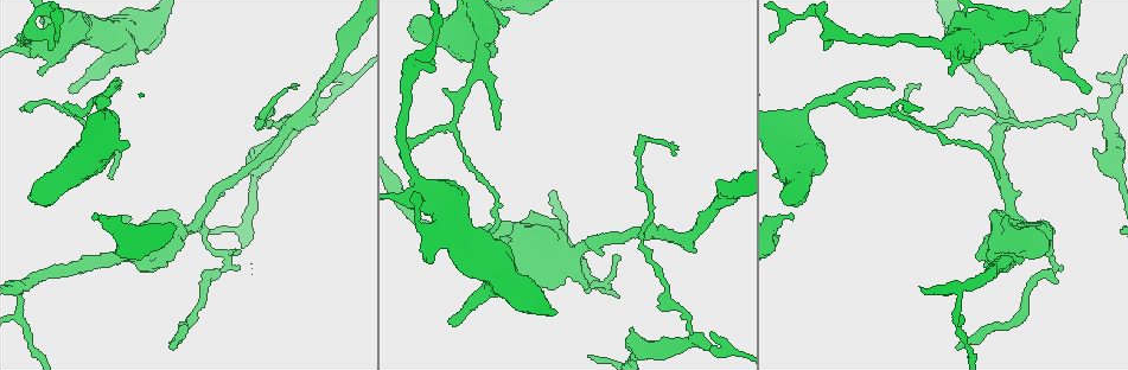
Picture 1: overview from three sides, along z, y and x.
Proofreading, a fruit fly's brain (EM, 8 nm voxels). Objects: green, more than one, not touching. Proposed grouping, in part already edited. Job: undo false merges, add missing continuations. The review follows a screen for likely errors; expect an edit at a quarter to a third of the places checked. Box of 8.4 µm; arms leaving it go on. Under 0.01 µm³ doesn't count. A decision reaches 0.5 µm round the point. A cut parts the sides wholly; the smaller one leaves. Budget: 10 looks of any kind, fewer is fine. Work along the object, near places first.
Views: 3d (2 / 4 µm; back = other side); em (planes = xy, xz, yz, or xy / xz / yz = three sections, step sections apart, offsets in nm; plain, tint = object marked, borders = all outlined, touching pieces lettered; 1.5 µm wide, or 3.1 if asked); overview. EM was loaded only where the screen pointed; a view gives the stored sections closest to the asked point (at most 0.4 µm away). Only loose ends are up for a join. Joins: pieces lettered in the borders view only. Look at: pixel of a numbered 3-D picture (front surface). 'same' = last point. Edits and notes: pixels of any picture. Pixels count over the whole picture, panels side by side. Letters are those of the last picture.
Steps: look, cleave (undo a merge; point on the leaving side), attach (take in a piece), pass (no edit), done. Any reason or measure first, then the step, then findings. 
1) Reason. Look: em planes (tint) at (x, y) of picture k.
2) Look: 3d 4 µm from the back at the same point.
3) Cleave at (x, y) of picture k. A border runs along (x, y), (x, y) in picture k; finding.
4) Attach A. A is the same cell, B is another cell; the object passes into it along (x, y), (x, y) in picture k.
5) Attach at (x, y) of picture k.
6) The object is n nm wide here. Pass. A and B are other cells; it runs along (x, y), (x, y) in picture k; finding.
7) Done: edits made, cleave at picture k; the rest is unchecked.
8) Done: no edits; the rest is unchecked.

An open end. Look: em planes (plain) at (951, 72) of picture 1.

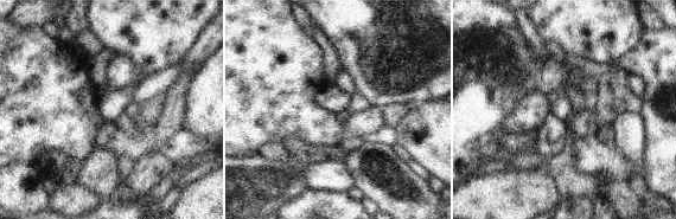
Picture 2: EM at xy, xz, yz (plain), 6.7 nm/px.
Look: em planes (borders) at the same point.

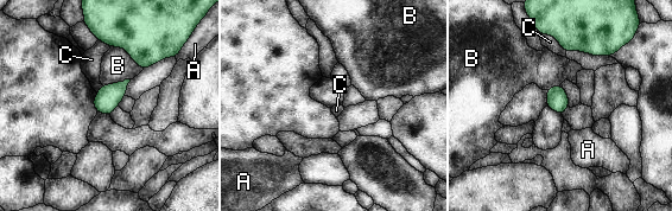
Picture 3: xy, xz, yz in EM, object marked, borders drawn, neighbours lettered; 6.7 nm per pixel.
Pass. A, B and C are other cells; a border runs along (538, 31), (551, 34), (565, 52) in picture 3; no lettered piece goes on from it.

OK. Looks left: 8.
Thick end. Look: em xy step 8 (borders) at (96, 213) of picture 1.

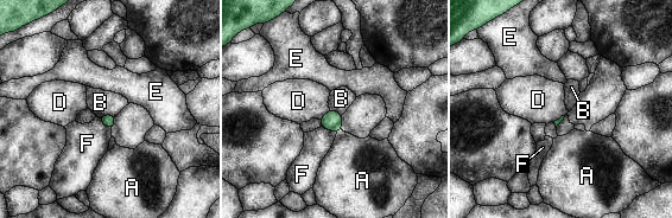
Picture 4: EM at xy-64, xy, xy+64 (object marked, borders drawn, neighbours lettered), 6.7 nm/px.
Look: em planes (borders) at the same point.

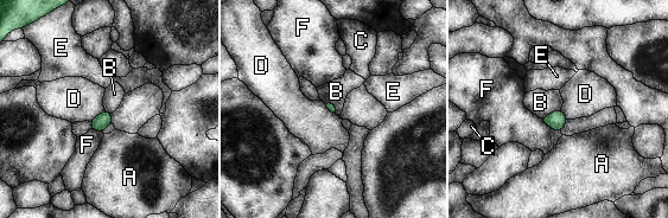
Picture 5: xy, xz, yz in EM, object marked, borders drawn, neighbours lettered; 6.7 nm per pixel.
The longest contact is with F, 170 nm. Pass. A, B, C, D, E and F are other cells; no lettered piece goes on from it.

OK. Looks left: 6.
Tapers out. Look: 3d 4 µm from the back at (1101, 76) of picture 1.

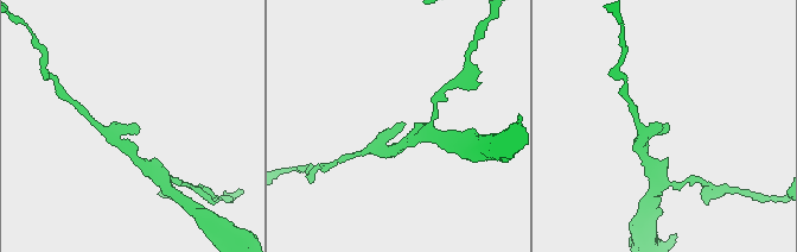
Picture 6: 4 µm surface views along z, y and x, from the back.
Need the tissue. Look: em planes (plain) at (667, 128) of picture 6.

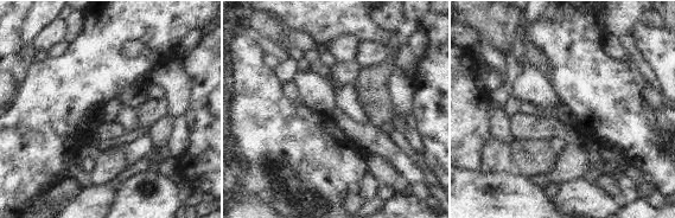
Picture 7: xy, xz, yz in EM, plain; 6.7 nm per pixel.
Look: em planes (borders) at the same point.

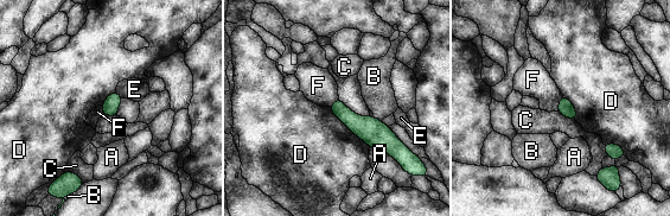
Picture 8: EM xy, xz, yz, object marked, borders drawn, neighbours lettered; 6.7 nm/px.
Pass. A, B, C, D, E and F are other cells; a border runs along (329, 107), (369, 147) in picture 8; no lettered piece goes on from it.

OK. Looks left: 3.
Abrupt turn. Look: em planes (borders) at (1053, 261) of picture 1.

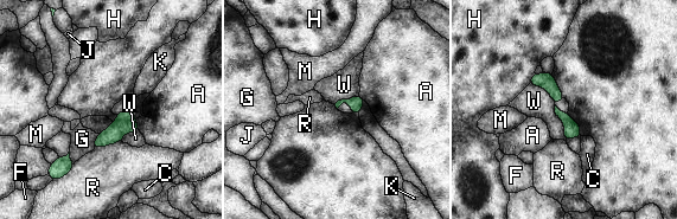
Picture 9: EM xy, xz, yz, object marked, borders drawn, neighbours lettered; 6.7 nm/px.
The longest contact is with W, 460 nm. Cleave at (114, 134) of picture 9. A, C, F, G, H, J, K, M, R and W are other cells; a border runs along (134, 118), (116, 121) in picture 9; a second neuron is stuck on.

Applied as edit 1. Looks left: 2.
Done: edits made, cleave at picture 9; the rest is unchecked.

